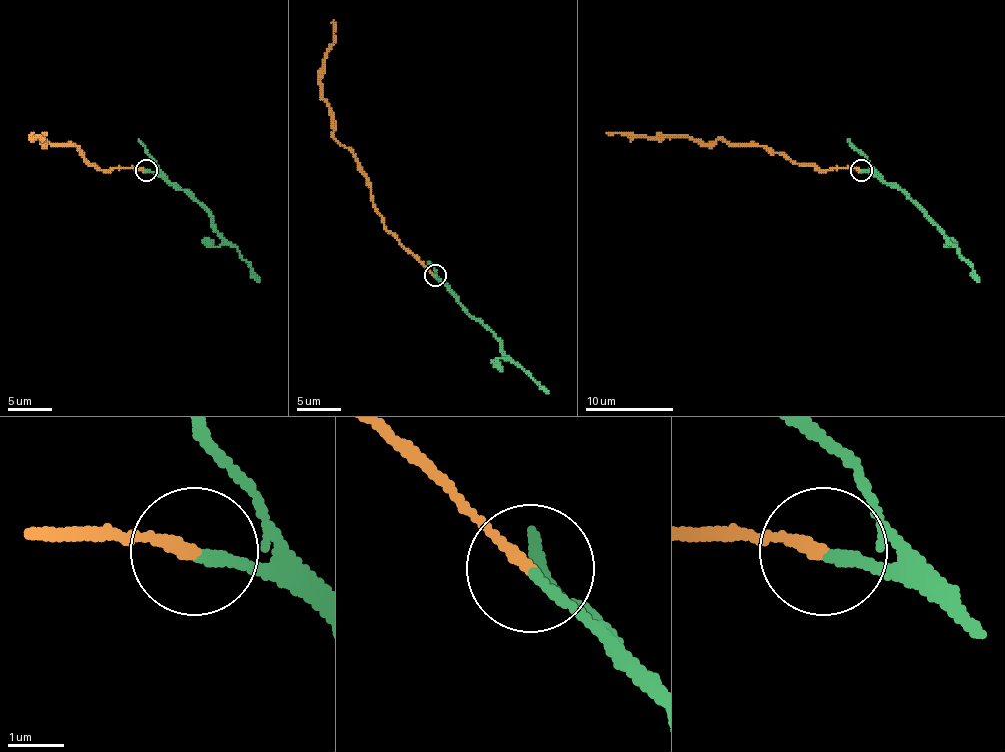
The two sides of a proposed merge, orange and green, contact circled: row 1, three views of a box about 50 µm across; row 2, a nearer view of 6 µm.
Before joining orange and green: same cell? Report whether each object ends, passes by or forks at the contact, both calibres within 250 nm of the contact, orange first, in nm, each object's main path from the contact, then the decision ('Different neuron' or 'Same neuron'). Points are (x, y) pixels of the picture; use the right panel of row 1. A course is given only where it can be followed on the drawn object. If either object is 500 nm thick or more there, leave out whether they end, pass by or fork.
At the ring orange ends. At the ring green ends. Thickness 200 nm (orange) against 180 nm. Course of orange: (861, 170), (819, 170), (757, 146), (740, 146), (722, 139), (698, 143), (683, 137), (634, 137), (606, 132). Course of green: (863, 170), (902, 189), (957, 249), (979, 282). Different neuron

